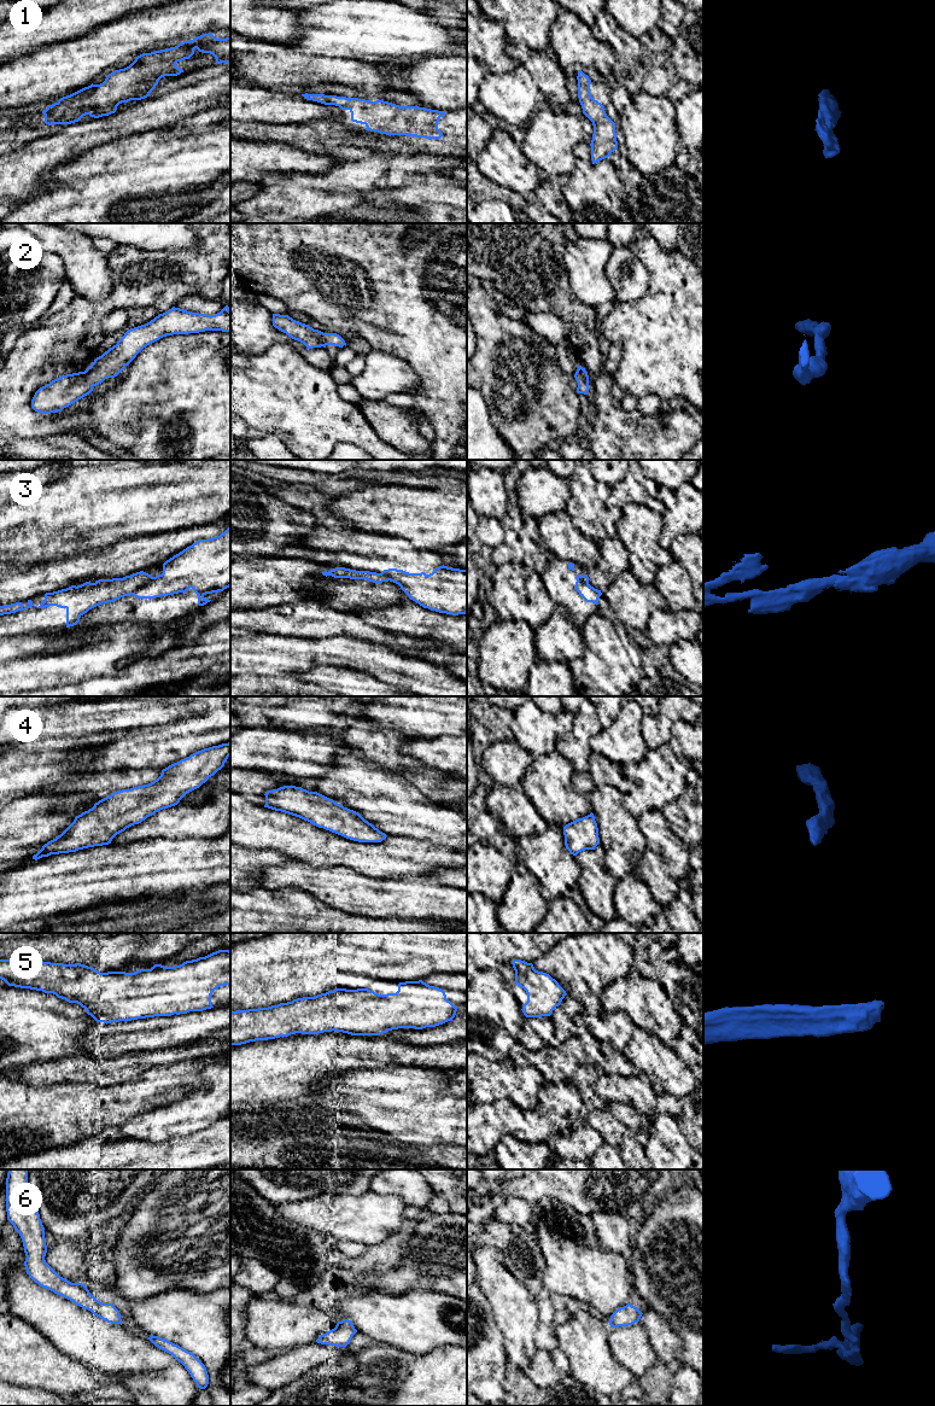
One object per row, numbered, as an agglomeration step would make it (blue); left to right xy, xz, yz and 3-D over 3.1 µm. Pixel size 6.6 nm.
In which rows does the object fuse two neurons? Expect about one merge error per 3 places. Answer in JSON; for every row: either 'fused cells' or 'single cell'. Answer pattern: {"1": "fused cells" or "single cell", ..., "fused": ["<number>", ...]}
{"1": "single cell", "2": "single cell", "3": "fused cells", "4": "single cell", "5": "single cell", "6": "single cell", "fused": ["3"]}

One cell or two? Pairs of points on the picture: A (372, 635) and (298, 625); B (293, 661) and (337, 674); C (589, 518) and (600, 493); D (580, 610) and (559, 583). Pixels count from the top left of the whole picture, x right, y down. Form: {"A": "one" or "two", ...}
{"A": "one", "B": "two", "C": "one", "D": "one"}

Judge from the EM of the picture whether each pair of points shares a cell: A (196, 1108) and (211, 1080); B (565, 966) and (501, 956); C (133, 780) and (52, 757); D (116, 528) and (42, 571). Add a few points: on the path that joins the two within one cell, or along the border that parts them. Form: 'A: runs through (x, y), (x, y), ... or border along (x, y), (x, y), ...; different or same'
A: runs through (203, 1101), (212, 1091), (212, 1087); same
B: border along (543, 954), (532, 963); different
C: runs through (112, 780), (77, 780), (70, 776); same
D: border along (92, 548), (52, 560); different

